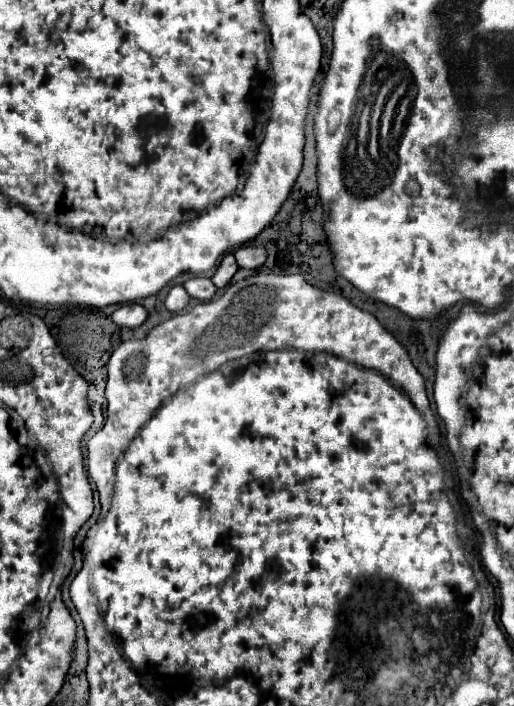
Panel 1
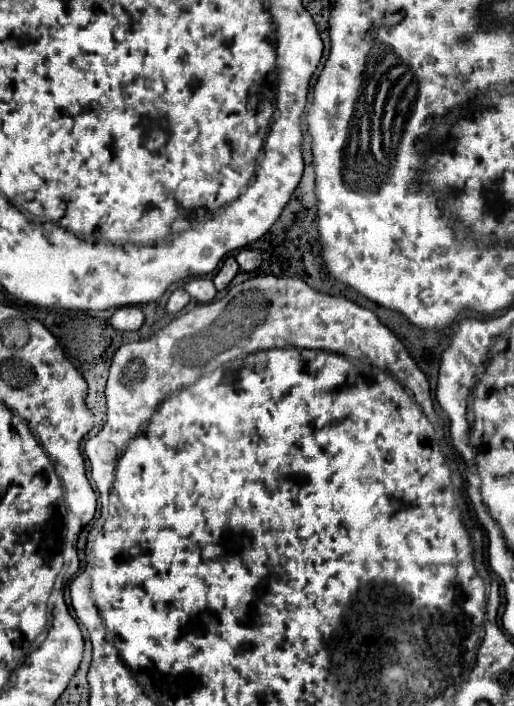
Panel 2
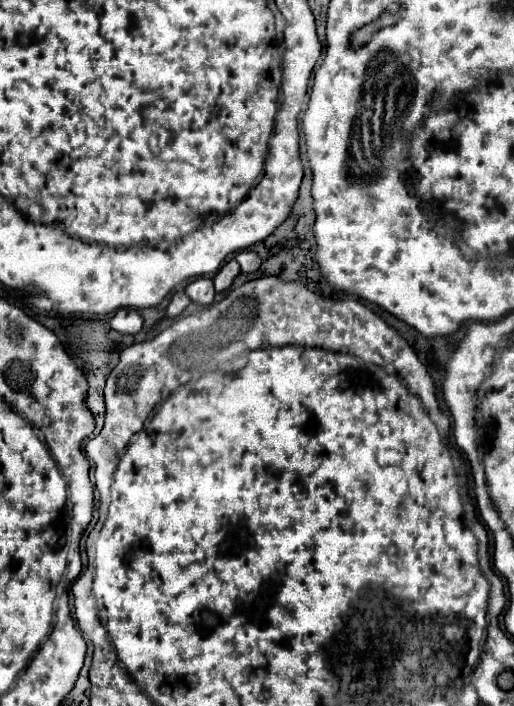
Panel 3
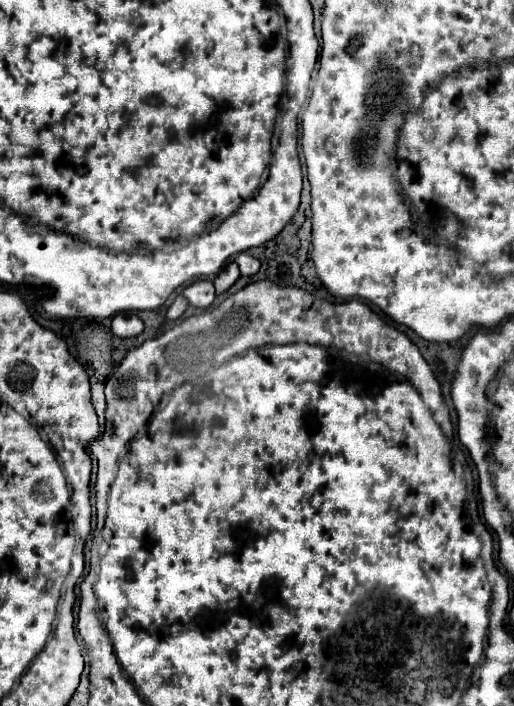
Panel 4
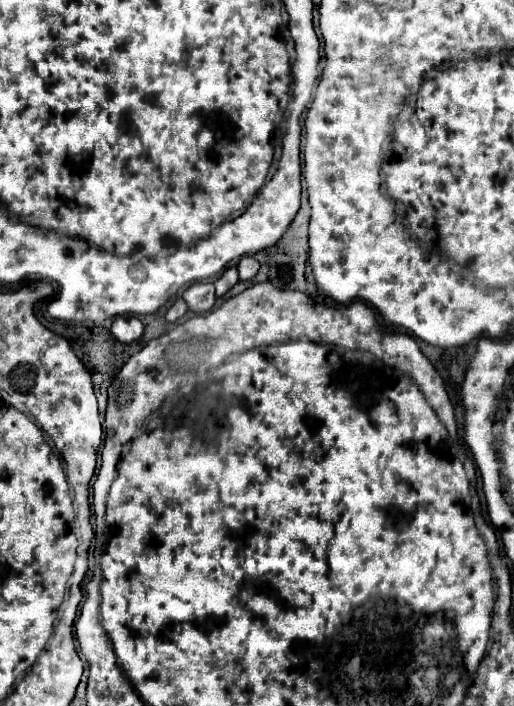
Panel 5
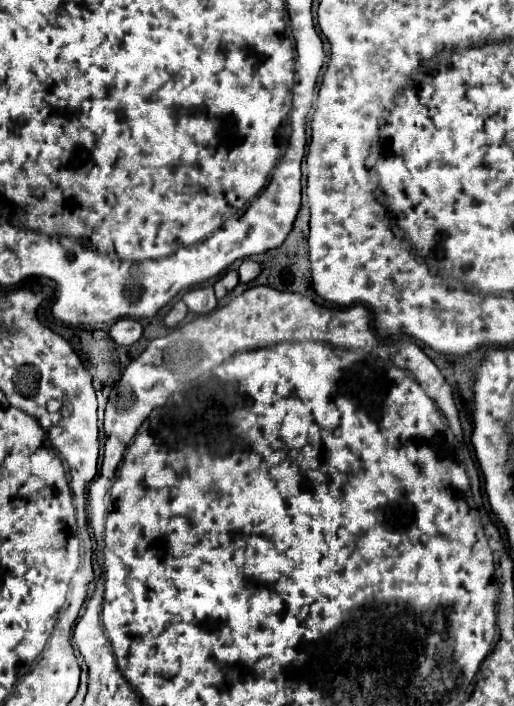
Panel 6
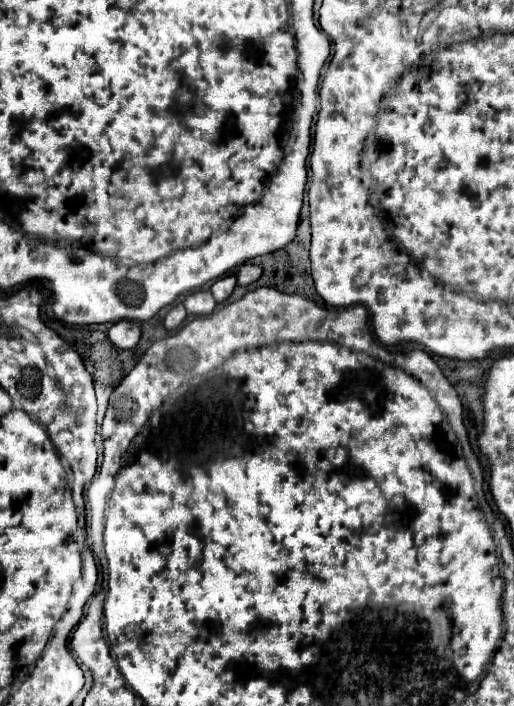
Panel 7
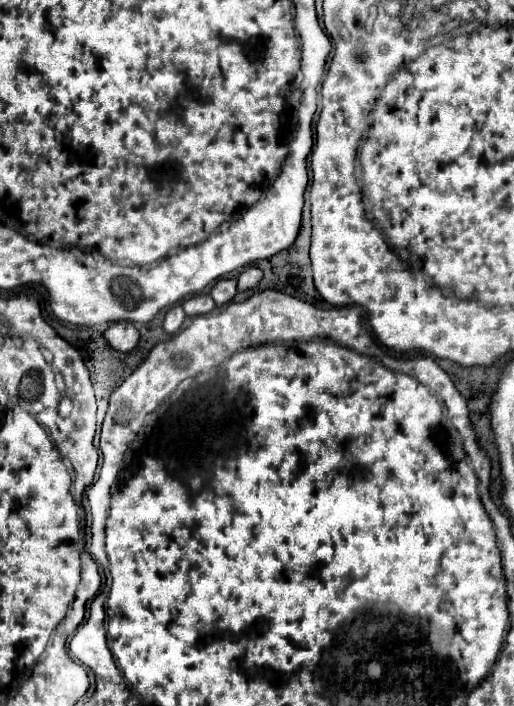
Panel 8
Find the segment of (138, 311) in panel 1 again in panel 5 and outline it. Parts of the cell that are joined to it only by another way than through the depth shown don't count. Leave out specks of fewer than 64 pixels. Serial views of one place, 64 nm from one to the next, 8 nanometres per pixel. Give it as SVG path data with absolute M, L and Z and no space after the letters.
M118 316L110 328L112 336L124 344L138 340L142 336L142 330L144 330L144 326L136 316Z

